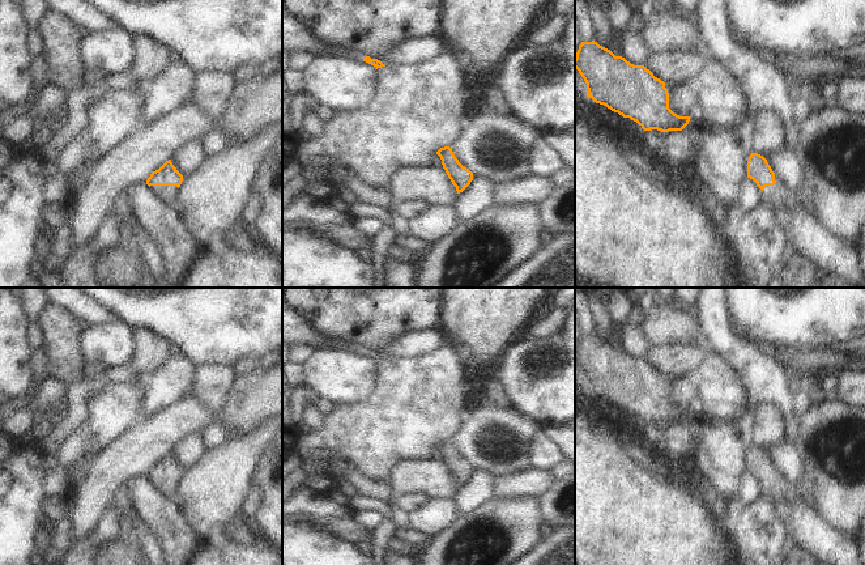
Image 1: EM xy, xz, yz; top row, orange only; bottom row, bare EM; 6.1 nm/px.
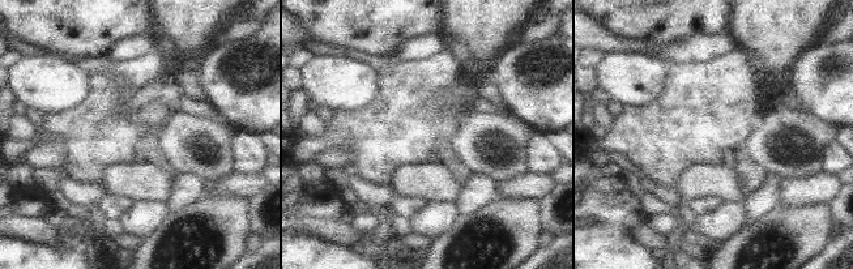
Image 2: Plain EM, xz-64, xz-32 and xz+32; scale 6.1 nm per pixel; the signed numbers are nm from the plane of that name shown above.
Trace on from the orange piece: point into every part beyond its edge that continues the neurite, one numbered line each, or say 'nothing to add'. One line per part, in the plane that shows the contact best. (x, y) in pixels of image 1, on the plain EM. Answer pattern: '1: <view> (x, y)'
1: xy (166, 487)

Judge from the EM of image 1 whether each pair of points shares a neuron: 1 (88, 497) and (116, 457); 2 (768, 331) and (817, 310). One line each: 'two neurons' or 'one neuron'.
1: one neuron
2: one neuron

